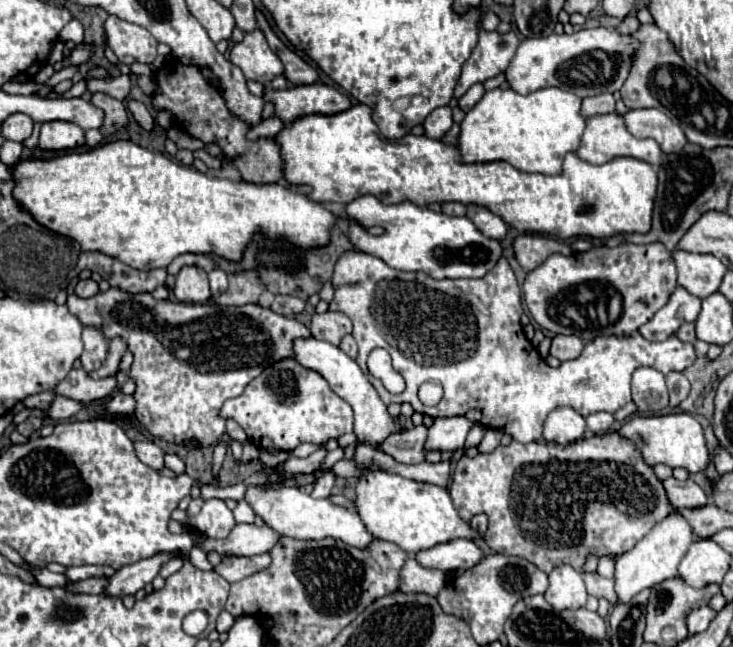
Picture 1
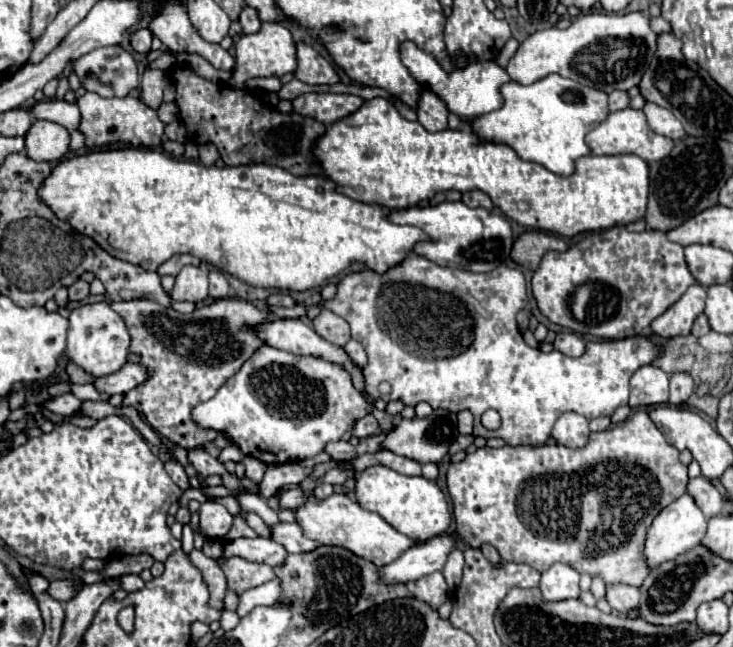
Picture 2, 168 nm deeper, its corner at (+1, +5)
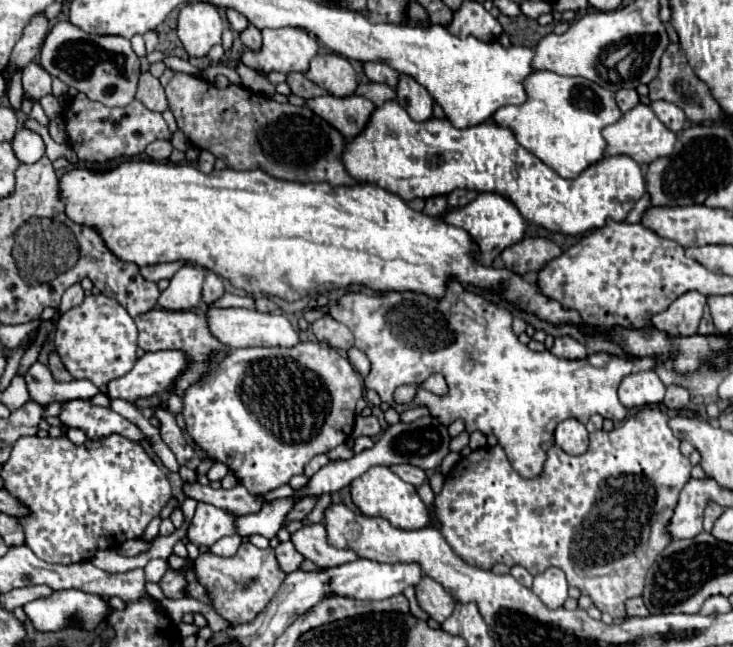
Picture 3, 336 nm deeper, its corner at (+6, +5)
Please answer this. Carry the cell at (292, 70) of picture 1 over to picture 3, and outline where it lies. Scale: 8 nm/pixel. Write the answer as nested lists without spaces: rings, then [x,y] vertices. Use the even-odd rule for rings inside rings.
[[[334,53],[316,55],[310,61],[310,69],[304,75],[334,97],[352,95],[358,85],[356,73],[352,65],[348,63],[348,59],[334,55]]]

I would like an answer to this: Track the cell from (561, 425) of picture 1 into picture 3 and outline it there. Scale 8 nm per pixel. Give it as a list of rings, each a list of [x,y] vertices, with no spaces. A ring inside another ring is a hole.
[[[566,419],[558,423],[554,431],[554,441],[560,449],[570,455],[582,455],[588,449],[588,431],[576,419]]]

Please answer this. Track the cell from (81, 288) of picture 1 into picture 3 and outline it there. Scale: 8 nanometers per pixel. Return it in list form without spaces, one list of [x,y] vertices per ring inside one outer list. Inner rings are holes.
[[[76,283],[76,285],[68,287],[68,289],[66,289],[66,293],[62,295],[62,301],[60,301],[60,305],[58,305],[58,311],[60,311],[60,313],[66,313],[68,309],[72,309],[72,307],[80,305],[80,303],[82,303],[82,299],[84,299],[84,291],[82,291],[80,283]]]

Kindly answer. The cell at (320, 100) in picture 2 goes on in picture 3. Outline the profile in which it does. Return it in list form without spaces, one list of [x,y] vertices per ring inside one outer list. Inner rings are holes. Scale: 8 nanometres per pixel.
[[[324,95],[324,97],[308,99],[306,105],[318,117],[322,117],[332,127],[336,127],[346,139],[356,137],[356,133],[364,129],[370,113],[374,111],[374,103],[358,95],[350,95],[350,97]]]

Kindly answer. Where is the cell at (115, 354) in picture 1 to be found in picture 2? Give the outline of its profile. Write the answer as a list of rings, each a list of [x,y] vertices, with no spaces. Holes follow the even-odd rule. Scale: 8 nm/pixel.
[[[67,363],[65,373],[69,375],[71,383],[91,383],[91,381],[93,381],[93,377],[87,375],[83,369],[73,369],[73,363]]]

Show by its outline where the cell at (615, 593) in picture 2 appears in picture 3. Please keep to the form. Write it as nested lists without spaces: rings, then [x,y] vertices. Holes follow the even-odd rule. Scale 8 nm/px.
[[[632,597],[632,599],[628,599],[626,603],[626,615],[638,615],[638,617],[644,617],[644,615],[648,615],[648,609],[644,607],[644,603],[642,603],[642,599],[640,597]]]

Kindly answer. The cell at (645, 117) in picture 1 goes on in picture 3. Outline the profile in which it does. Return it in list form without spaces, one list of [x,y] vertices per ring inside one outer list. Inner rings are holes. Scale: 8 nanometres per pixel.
[[[652,101],[652,103],[650,103],[650,109],[656,113],[656,117],[658,117],[668,129],[672,129],[674,133],[682,131],[684,121],[686,121],[682,109],[678,109],[676,105],[672,105],[672,103],[668,103],[668,101]]]

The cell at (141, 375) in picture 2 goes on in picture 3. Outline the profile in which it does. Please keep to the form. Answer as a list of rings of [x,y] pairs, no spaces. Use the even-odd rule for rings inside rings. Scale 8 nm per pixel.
[[[180,351],[146,353],[124,377],[108,383],[106,395],[110,399],[124,399],[134,403],[142,397],[166,393],[172,387],[172,381],[184,371],[184,365],[186,357]]]

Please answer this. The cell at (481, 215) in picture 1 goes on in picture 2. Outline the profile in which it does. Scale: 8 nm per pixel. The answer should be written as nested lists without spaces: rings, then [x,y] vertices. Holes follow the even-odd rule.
[[[469,191],[469,193],[463,193],[463,203],[469,205],[469,207],[485,207],[485,209],[493,209],[493,203],[489,199],[487,193],[483,191]]]

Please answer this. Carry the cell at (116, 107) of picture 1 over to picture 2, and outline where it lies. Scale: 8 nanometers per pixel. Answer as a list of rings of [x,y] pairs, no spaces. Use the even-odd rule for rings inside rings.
[[[85,93],[77,99],[77,107],[81,111],[79,131],[85,135],[85,147],[89,149],[101,149],[115,143],[125,143],[131,147],[159,147],[163,141],[165,125],[159,121],[157,113],[141,99],[103,99],[97,93]]]

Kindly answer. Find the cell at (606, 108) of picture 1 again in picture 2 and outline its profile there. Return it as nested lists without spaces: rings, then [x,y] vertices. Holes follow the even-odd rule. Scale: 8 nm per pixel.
[[[613,91],[613,93],[609,95],[609,109],[611,109],[611,111],[627,109],[627,107],[629,107],[629,101],[631,101],[631,97],[629,97],[627,91]]]

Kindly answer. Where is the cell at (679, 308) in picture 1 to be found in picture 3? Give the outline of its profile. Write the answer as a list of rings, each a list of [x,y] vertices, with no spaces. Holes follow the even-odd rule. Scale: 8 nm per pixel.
[[[684,293],[664,313],[652,317],[652,327],[672,337],[694,335],[702,319],[704,305],[706,297],[702,293]]]

